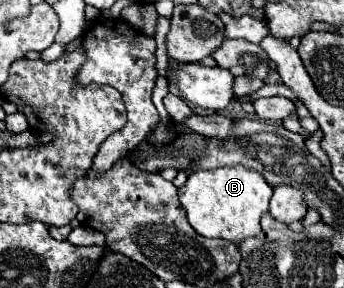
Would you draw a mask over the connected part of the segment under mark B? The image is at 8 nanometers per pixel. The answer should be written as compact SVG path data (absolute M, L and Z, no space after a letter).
M243 165L191 171L187 183L179 189L179 201L187 211L191 227L203 237L219 237L233 243L241 243L243 239L261 233L259 219L267 211L271 195L273 187L263 179L263 175Z

